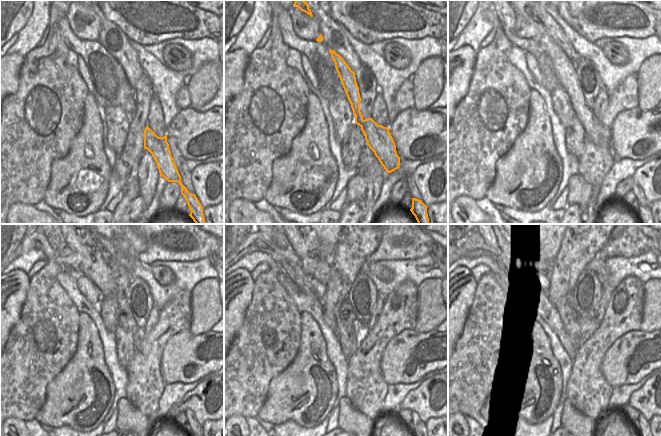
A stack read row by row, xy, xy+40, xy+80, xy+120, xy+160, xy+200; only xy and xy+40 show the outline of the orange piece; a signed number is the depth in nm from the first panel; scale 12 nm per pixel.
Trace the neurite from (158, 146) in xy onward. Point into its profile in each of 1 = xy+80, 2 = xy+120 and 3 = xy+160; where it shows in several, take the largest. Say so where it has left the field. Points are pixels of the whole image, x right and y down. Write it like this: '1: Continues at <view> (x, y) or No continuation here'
1: Continues at xy+80 (598, 134)
2: Continues at xy+120 (93, 265)
3: Continues at xy+160 (306, 244).

